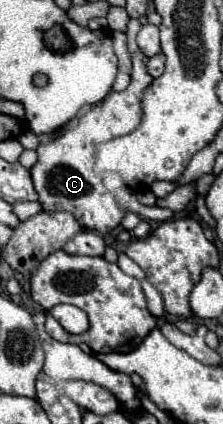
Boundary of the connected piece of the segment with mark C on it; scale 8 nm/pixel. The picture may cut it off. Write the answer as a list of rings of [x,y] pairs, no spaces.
[[[129,21],[127,45],[129,45],[129,53],[133,59],[131,85],[121,93],[109,93],[101,105],[93,105],[87,113],[77,117],[73,125],[65,127],[63,133],[59,133],[57,139],[43,141],[37,149],[39,159],[31,167],[31,179],[33,179],[33,185],[35,185],[35,191],[39,195],[39,203],[41,203],[43,211],[69,211],[77,217],[77,221],[83,229],[93,229],[101,235],[117,229],[127,211],[107,191],[107,187],[103,185],[103,177],[95,175],[95,171],[93,171],[95,147],[99,143],[113,139],[113,137],[127,135],[141,125],[143,91],[153,81],[153,77],[145,69],[143,53],[139,51],[139,47],[135,43],[139,29],[141,29],[139,21]]]

